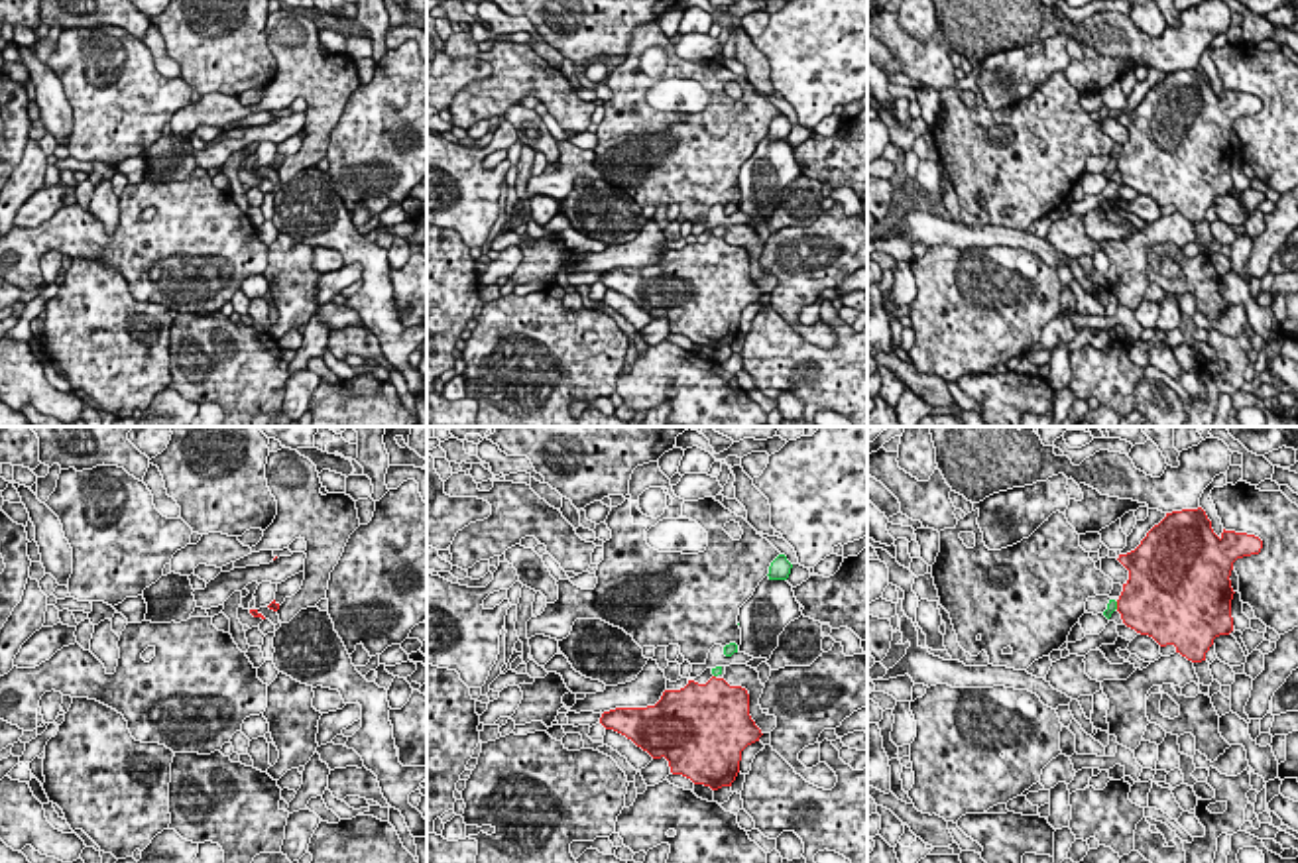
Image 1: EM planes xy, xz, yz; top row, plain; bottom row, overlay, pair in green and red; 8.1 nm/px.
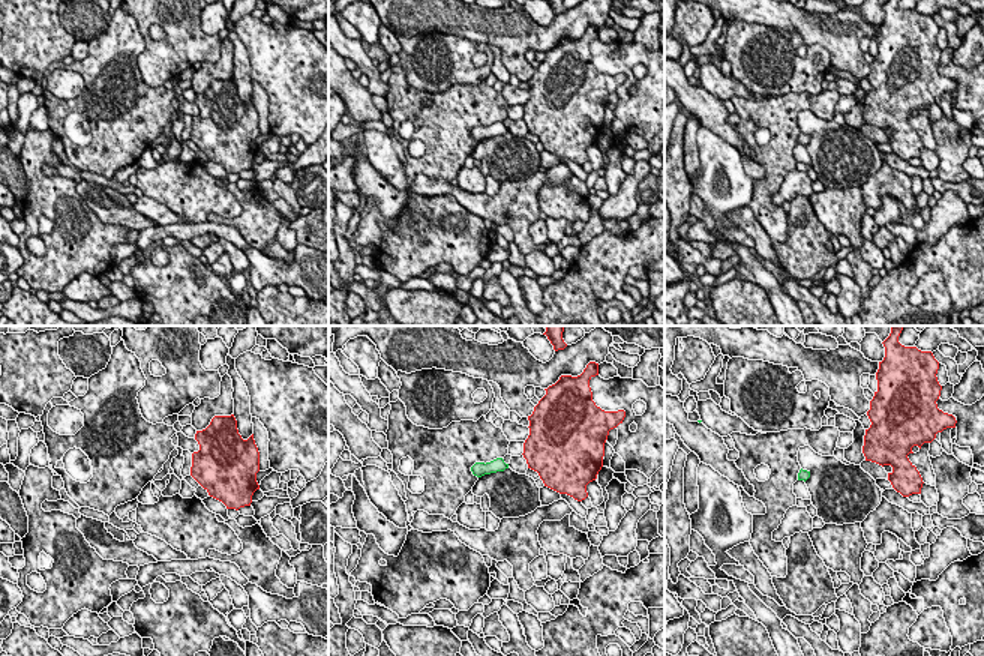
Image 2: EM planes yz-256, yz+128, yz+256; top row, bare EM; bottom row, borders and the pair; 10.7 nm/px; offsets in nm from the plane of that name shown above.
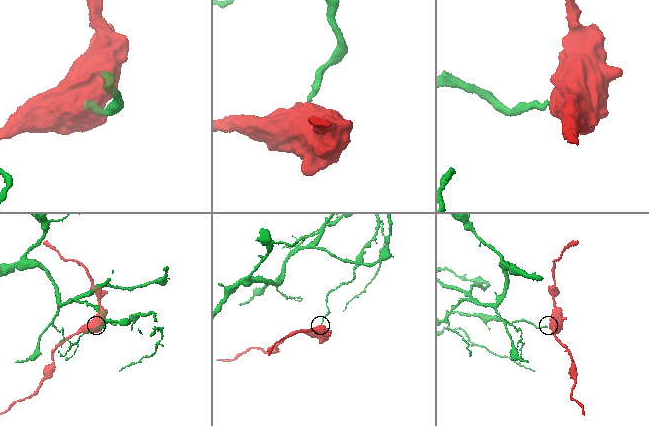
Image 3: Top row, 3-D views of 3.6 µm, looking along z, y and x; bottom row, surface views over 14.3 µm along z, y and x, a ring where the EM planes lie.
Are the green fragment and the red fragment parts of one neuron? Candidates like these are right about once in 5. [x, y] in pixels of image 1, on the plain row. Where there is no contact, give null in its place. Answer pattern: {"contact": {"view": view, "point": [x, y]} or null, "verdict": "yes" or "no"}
{"contact": {"view": "yz", "point": [1116, 166]}, "verdict": "no"}

